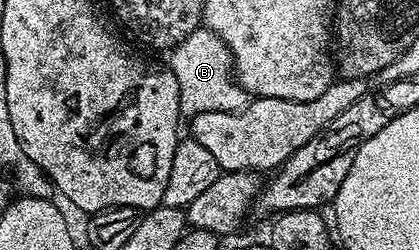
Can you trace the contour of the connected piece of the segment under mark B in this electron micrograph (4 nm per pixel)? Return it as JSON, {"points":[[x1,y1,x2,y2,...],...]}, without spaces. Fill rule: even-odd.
{"points":[[204,26,197,28,172,49,170,56,167,64,173,69,175,82,179,82,179,102,186,117,201,112,239,112,249,103,251,97,242,90,233,71,233,55,217,33]]}

